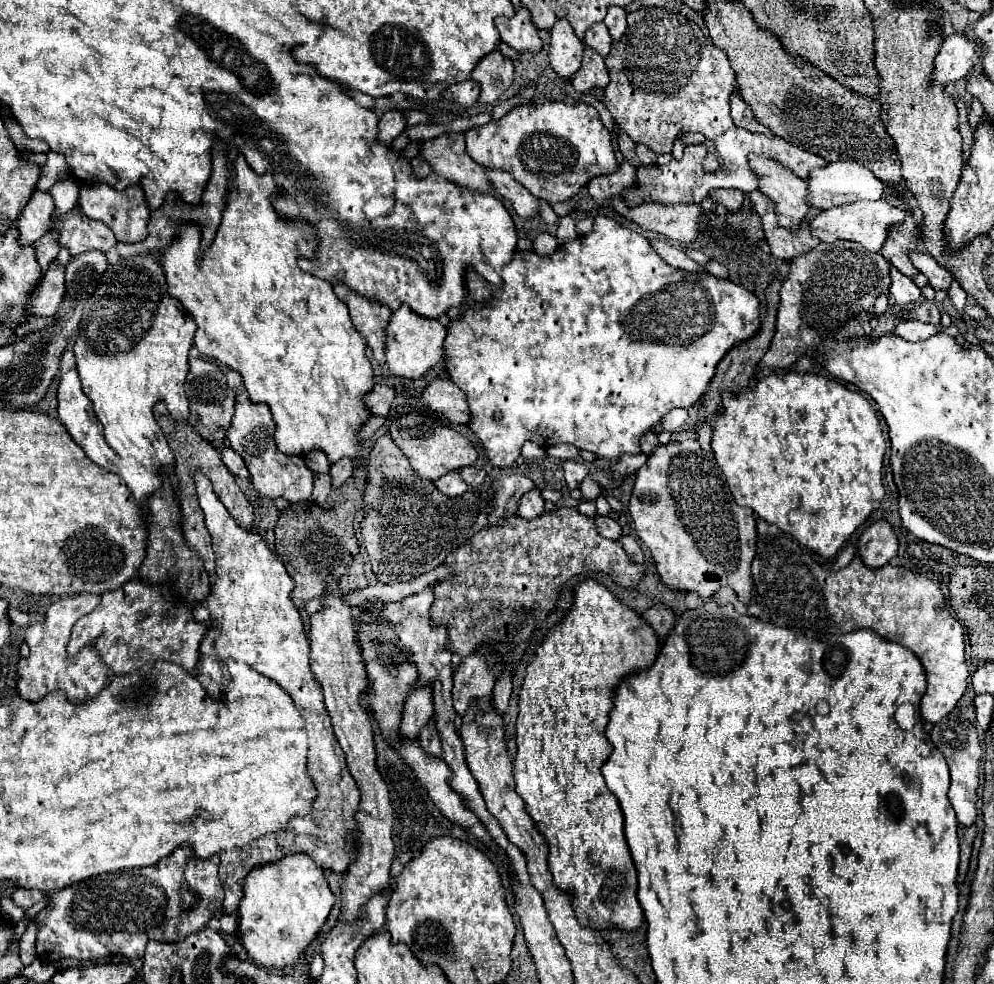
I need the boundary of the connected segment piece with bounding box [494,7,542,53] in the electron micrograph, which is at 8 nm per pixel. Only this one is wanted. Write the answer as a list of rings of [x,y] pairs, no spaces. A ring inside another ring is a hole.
[[[524,7],[516,9],[516,15],[506,19],[506,17],[498,17],[496,27],[500,31],[500,37],[504,43],[508,43],[510,47],[514,47],[516,51],[540,51],[542,49],[542,41],[538,37],[538,29],[534,27],[532,19],[530,19],[530,11],[526,11]]]

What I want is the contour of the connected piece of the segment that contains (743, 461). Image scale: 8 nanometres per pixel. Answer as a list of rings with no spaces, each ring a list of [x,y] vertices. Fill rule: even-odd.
[[[772,373],[771,375],[758,378],[754,387],[746,387],[746,391],[738,391],[738,395],[722,395],[722,411],[712,419],[712,451],[714,457],[728,481],[728,487],[736,499],[738,505],[750,507],[758,517],[762,517],[768,523],[776,523],[782,531],[790,533],[794,539],[798,539],[808,549],[816,551],[822,557],[832,557],[838,553],[838,549],[846,543],[846,539],[864,523],[864,519],[878,509],[880,499],[884,497],[884,485],[882,485],[882,459],[886,451],[884,435],[880,419],[870,405],[870,401],[862,393],[852,393],[846,385],[826,379],[825,376],[808,373]]]

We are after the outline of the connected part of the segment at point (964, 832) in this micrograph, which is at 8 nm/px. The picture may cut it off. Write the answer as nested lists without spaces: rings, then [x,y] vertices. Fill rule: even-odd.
[[[976,825],[970,827],[962,827],[958,829],[958,837],[960,837],[960,881],[964,881],[966,871],[968,871],[968,861],[970,861],[970,853],[972,853],[972,841],[976,837]]]

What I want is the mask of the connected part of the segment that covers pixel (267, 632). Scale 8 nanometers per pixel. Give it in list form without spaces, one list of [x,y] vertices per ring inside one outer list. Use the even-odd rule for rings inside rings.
[[[198,473],[194,475],[196,493],[204,511],[206,527],[212,535],[212,549],[216,553],[216,581],[212,593],[194,611],[198,623],[208,625],[206,637],[200,645],[200,659],[196,675],[204,683],[204,677],[216,677],[220,663],[226,659],[238,659],[276,681],[282,689],[290,689],[290,697],[306,721],[308,729],[308,775],[316,787],[316,797],[310,811],[304,817],[290,819],[282,831],[258,837],[246,847],[236,847],[220,853],[220,881],[224,889],[224,913],[234,913],[242,899],[244,879],[254,867],[276,863],[288,853],[306,853],[316,865],[324,865],[328,871],[344,873],[350,863],[350,853],[344,849],[344,835],[354,831],[354,811],[360,801],[360,791],[348,773],[344,755],[332,731],[328,711],[324,707],[322,687],[310,669],[310,645],[298,609],[292,605],[290,591],[294,587],[292,577],[282,565],[282,559],[274,555],[266,541],[258,533],[244,531],[220,503],[212,491],[210,481]]]

